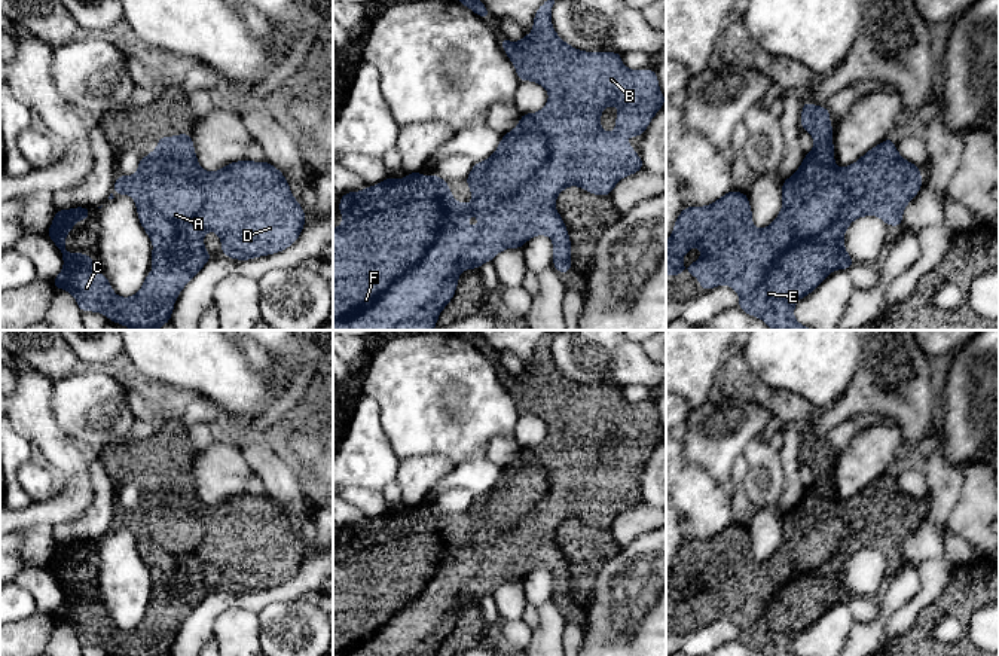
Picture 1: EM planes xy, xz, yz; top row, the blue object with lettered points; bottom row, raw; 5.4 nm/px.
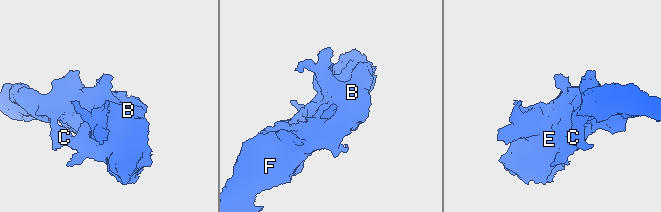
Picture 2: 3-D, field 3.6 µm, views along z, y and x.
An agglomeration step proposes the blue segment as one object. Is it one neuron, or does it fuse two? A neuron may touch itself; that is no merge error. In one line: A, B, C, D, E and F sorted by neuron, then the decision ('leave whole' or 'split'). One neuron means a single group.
groups A B C D E F; leave whole

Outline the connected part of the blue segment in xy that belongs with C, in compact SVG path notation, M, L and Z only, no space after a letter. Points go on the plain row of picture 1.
M192 467L159 470L156 483L138 491L138 506L119 507L113 524L134 531L138 553L153 576L153 604L147 605L134 629L116 629L107 610L86 586L65 585L65 568L79 553L89 552L89 540L56 543L46 568L64 592L64 601L52 619L71 626L82 646L101 646L114 656L169 656L180 625L213 591L204 580L208 564L220 570L223 589L250 594L288 582L305 561L306 547L278 501L268 494L242 492L216 506L205 504L196 492Z

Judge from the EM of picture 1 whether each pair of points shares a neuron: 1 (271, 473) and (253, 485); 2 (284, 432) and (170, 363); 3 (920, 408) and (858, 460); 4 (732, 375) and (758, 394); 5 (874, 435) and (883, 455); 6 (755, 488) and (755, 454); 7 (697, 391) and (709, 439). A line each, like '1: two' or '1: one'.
1: two
2: one
3: two
4: one
5: one
6: one
7: two

